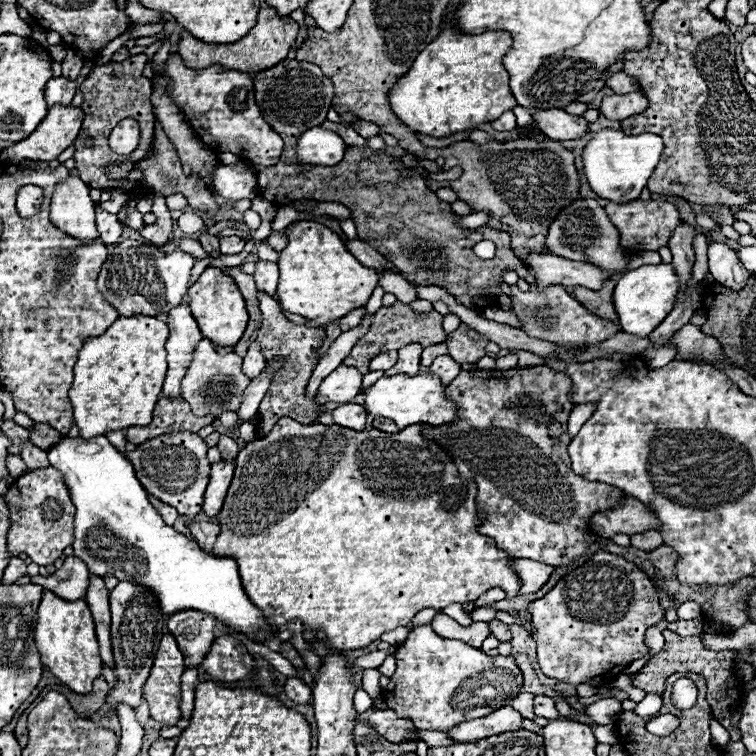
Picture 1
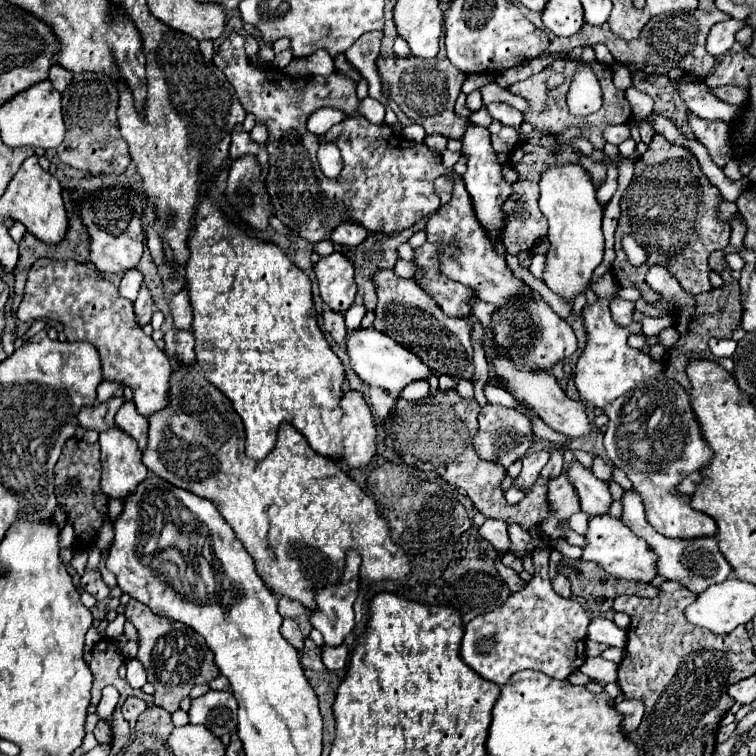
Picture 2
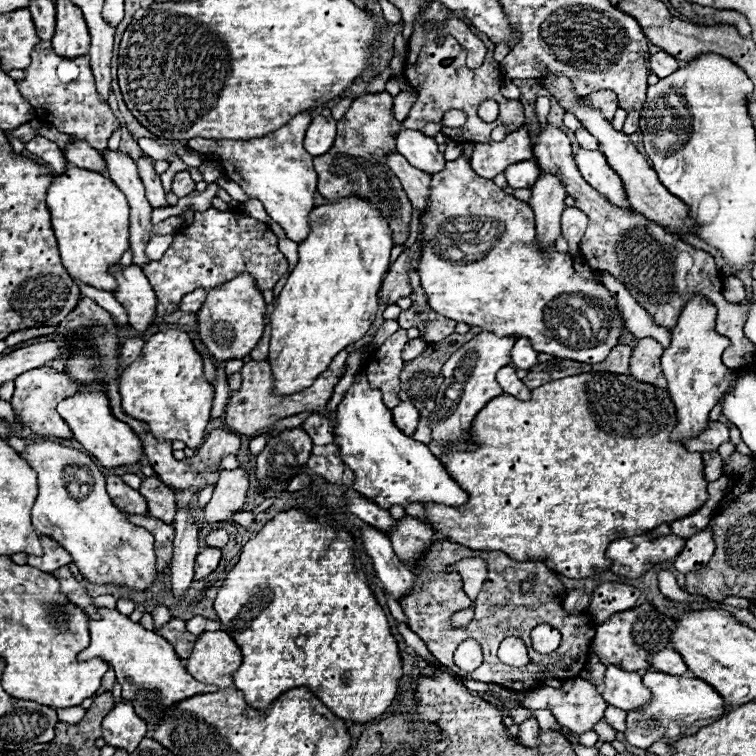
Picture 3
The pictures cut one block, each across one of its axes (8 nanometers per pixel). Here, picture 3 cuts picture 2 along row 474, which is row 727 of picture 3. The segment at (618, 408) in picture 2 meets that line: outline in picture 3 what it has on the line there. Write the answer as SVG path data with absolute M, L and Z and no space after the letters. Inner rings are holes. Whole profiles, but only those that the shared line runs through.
M646 672L644 684L652 690L652 700L638 712L628 712L626 718L626 742L638 748L648 748L658 738L674 738L682 734L692 722L702 718L714 718L724 712L724 698L704 680L694 676L670 676L664 672Z

